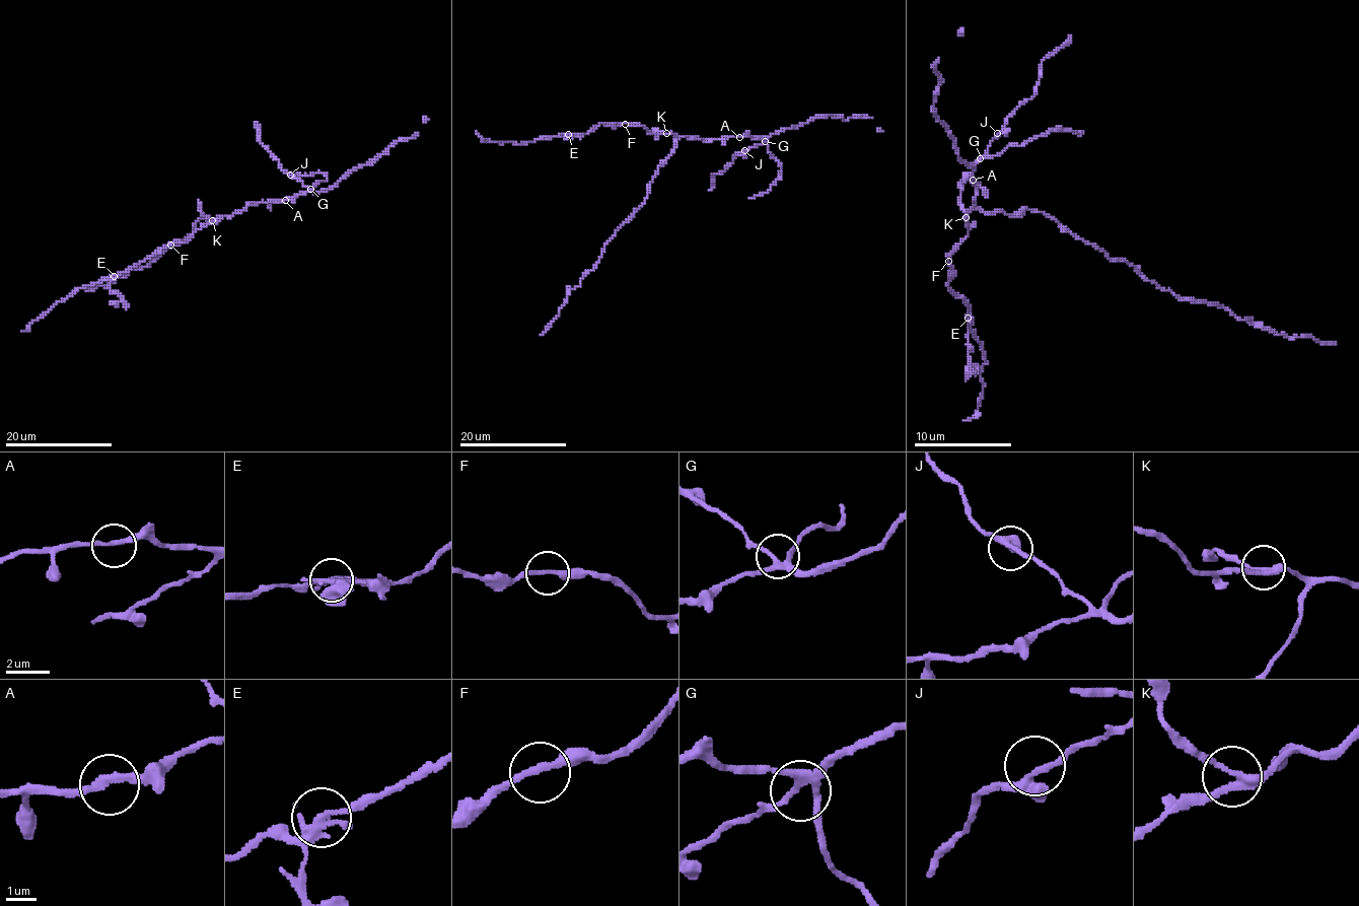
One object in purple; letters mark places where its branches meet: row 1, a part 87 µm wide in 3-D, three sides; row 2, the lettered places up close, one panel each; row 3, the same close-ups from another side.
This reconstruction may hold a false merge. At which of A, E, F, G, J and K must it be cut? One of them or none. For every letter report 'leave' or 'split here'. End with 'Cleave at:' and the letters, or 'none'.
A: leave
E: split here
F: leave
G: leave
J: leave
K: leave
Cleave at: E

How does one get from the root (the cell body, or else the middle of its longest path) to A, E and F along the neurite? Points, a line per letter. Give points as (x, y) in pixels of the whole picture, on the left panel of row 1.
A: (222, 218), (232, 216), (252, 203), (285, 200)
E: (222, 218), (203, 224), (186, 240), (169, 244), (133, 267), (114, 275)
F: (222, 218), (203, 224), (186, 240), (170, 245)

